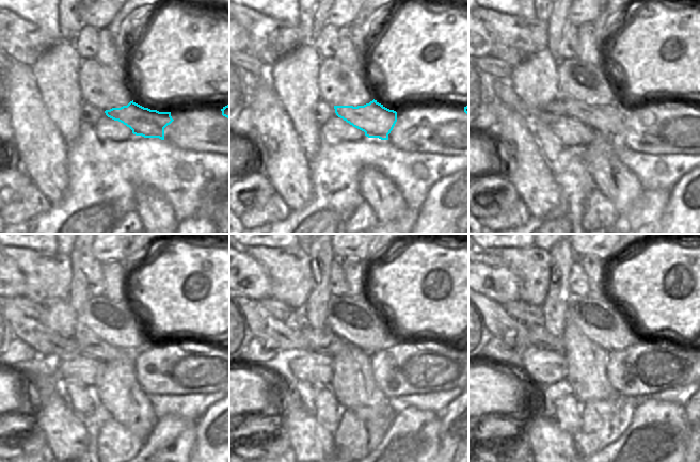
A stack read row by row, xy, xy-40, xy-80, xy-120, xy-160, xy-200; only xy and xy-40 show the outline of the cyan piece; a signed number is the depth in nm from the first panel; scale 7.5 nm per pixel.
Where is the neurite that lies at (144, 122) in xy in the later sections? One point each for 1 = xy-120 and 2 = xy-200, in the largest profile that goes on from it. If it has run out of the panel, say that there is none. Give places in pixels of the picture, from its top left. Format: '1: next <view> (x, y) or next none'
1: next xy-120 (92, 346)
2: next xy-200 (541, 337)

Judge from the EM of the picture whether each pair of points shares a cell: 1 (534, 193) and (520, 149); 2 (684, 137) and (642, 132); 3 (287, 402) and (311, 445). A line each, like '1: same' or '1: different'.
1: same
2: same
3: same

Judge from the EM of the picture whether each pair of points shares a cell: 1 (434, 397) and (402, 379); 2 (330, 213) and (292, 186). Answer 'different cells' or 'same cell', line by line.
1: different cells
2: different cells

